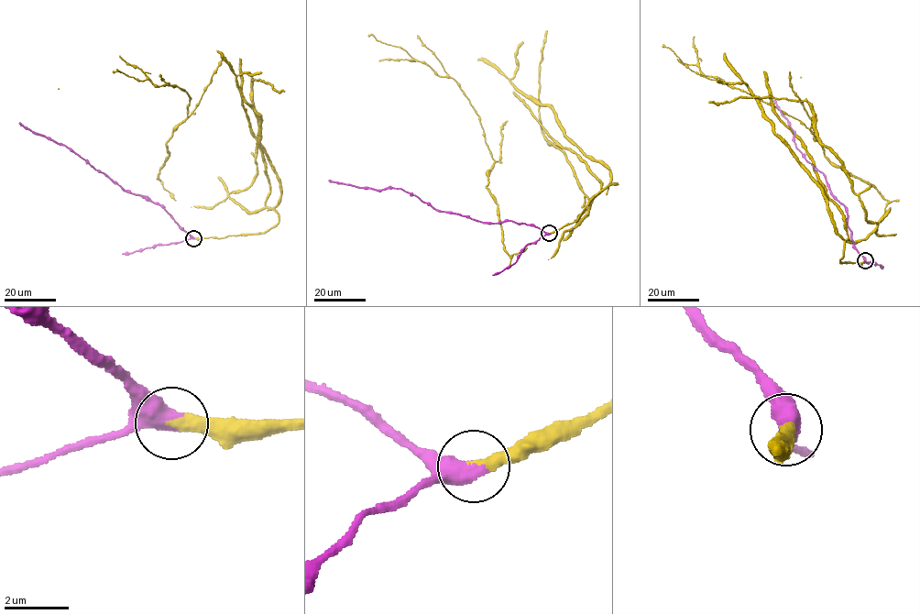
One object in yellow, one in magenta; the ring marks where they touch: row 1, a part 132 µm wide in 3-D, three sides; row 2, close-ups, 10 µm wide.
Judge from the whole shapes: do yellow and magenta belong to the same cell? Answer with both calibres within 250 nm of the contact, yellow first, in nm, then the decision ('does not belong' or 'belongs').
400/650 nm | belongs

